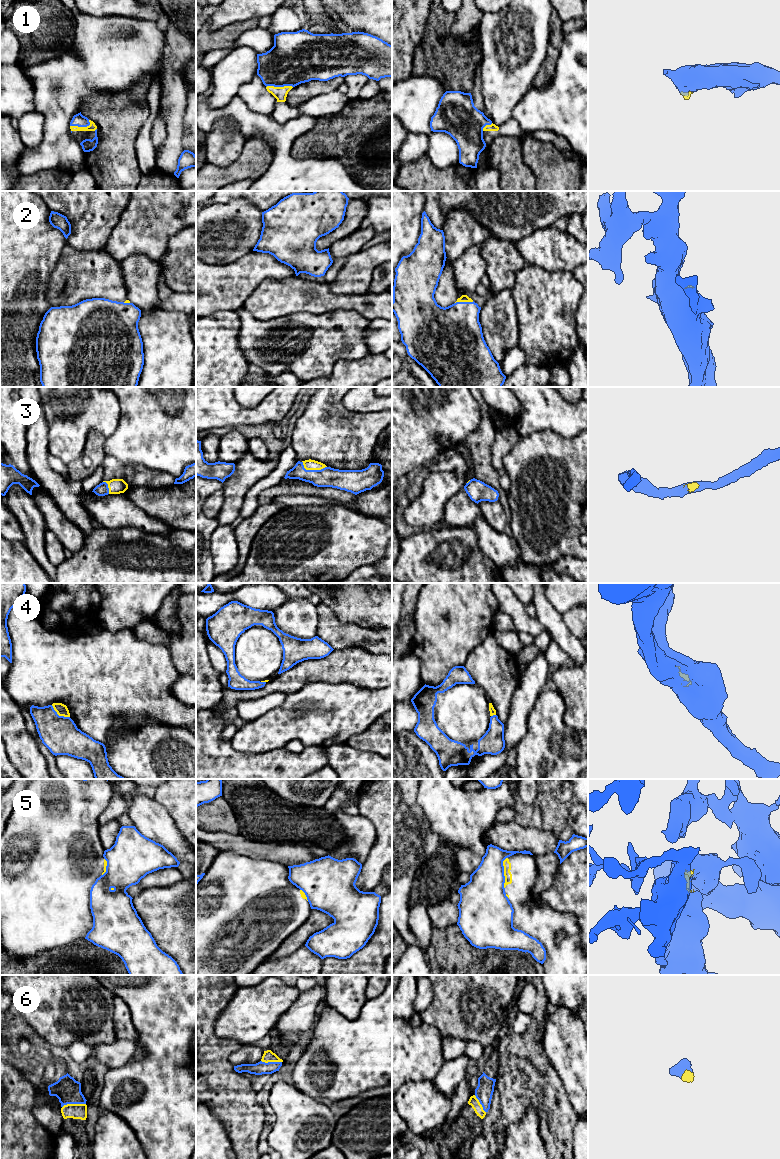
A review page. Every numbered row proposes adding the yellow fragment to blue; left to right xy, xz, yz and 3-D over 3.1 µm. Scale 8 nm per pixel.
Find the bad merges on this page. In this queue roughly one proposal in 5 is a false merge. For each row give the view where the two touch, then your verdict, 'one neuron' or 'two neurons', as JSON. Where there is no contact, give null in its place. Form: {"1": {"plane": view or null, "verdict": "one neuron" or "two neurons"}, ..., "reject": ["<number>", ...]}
{"1": {"plane": "xz", "verdict": "one neuron"}, "2": {"plane": "yz", "verdict": "one neuron"}, "3": {"plane": "xz", "verdict": "one neuron"}, "4": {"plane": "xy", "verdict": "one neuron"}, "5": {"plane": "yz", "verdict": "two neurons"}, "6": {"plane": "xy", "verdict": "one neuron"}, "reject": ["5"]}

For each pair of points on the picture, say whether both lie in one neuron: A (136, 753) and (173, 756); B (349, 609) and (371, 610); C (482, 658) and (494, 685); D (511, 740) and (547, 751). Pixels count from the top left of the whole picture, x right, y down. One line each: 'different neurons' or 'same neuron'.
A: same neuron
B: same neuron
C: same neuron
D: different neurons

